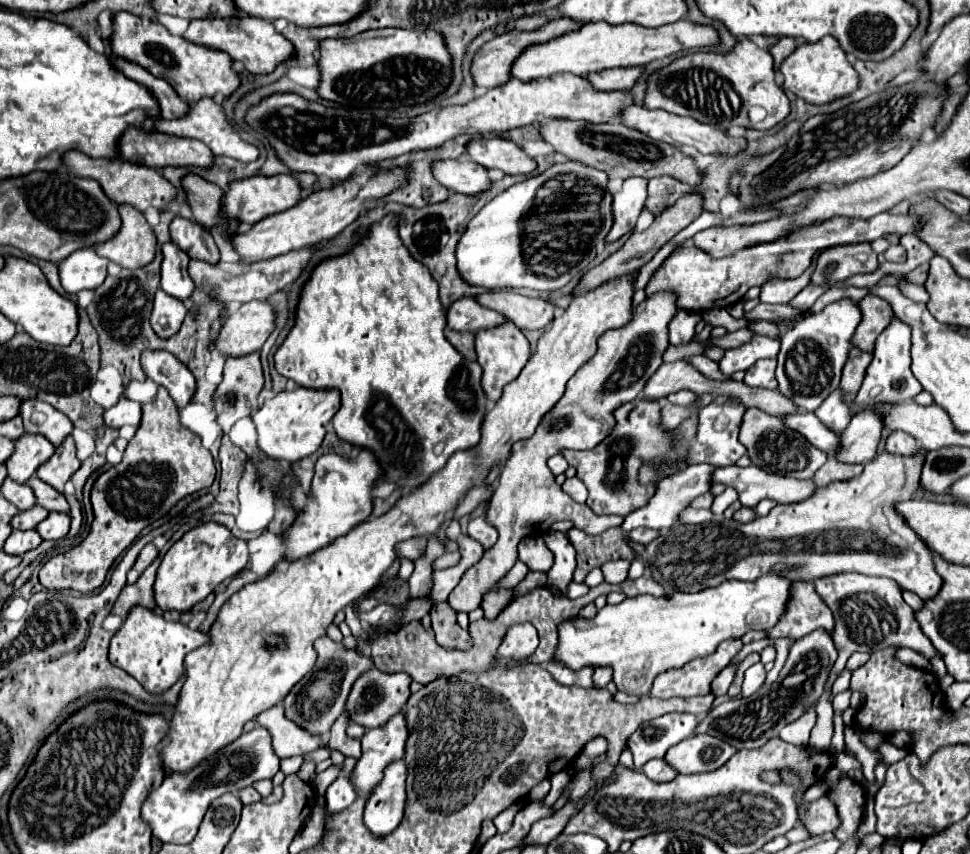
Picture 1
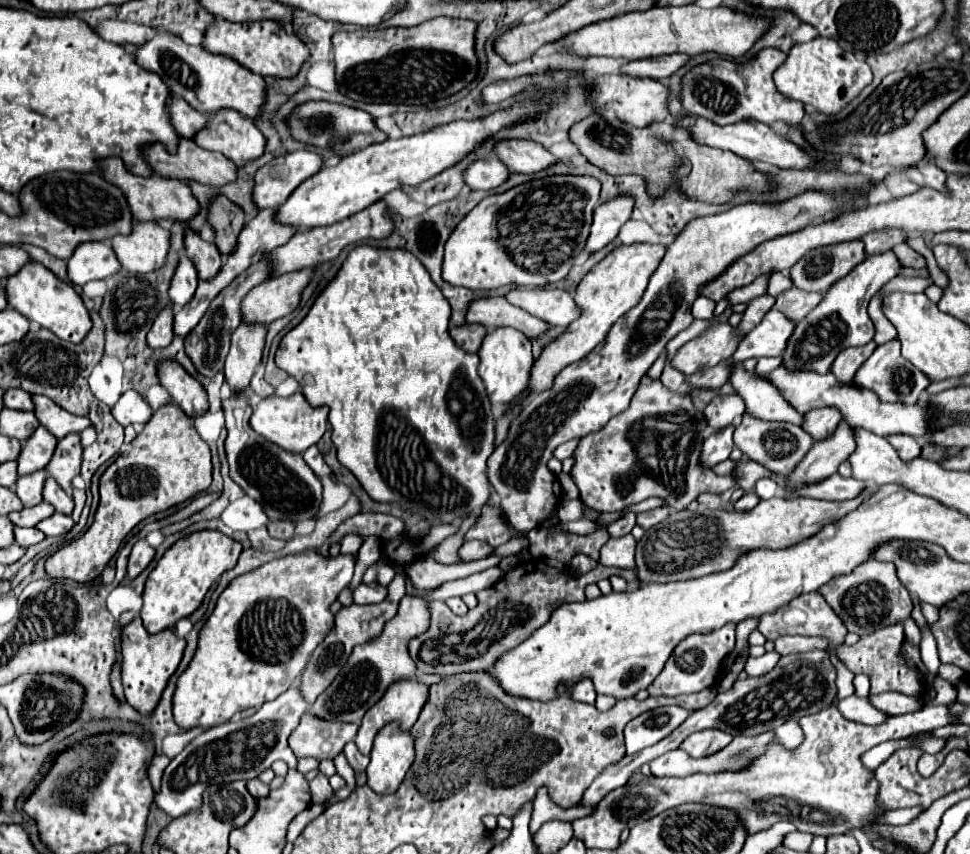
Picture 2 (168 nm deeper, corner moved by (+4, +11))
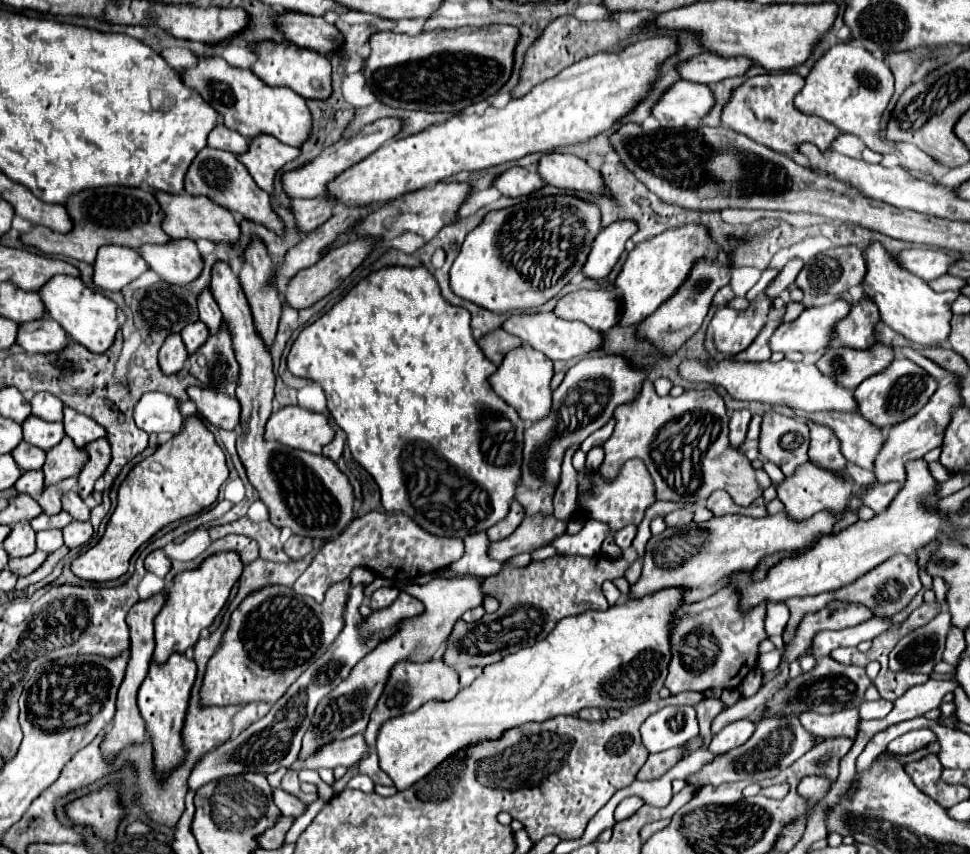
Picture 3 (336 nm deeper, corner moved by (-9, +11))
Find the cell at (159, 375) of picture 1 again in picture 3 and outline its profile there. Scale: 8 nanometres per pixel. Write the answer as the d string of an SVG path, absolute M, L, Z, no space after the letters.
M190 387L188 395L196 403L200 415L212 425L232 431L240 423L240 403L234 397L200 387Z

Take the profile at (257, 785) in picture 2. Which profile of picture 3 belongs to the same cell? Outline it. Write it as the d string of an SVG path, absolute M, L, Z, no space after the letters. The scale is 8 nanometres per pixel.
M274 791L274 801L276 801L278 809L282 811L282 815L294 817L294 819L300 817L308 809L302 801L298 801L294 795L290 795L286 791Z

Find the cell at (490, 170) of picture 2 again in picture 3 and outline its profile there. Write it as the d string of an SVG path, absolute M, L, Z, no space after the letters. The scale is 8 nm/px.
M512 167L494 181L494 187L506 197L528 197L540 191L544 185L546 183L540 179L538 173L524 167Z

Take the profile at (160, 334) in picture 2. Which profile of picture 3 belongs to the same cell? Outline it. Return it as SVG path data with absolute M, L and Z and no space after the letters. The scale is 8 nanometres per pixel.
M168 335L168 339L164 341L164 345L158 353L158 359L160 359L160 369L164 375L174 375L180 369L184 369L186 361L188 361L188 353L186 353L186 347L182 343L182 337Z

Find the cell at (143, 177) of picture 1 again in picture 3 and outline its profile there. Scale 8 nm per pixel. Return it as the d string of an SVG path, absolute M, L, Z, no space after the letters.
M158 193L156 197L166 213L164 217L164 231L172 239L208 239L214 243L226 243L226 245L236 245L240 239L240 225L236 223L236 217L228 209L220 209L214 201L208 201L208 197L192 197L192 195L168 195L168 193Z

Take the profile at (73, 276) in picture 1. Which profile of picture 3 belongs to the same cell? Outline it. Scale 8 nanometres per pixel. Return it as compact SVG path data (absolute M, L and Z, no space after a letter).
M104 245L94 263L94 285L106 291L122 291L128 283L148 271L138 249Z

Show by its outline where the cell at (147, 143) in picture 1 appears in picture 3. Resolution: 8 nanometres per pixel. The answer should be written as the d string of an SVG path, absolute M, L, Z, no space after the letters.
M204 147L198 157L194 159L188 175L186 175L186 191L194 197L204 195L208 199L212 199L214 203L218 203L224 209L230 209L234 213L240 213L244 219L254 221L264 225L266 229L274 231L276 235L284 235L284 223L282 219L276 215L276 211L270 205L270 195L264 193L250 177L248 169L228 151L220 151L220 149L212 149L212 147Z

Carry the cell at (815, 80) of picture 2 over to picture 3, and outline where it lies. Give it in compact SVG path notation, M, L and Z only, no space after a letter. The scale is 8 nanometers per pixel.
M840 43L840 45L834 45L814 65L810 75L806 77L804 89L796 95L794 105L798 111L802 111L806 115L822 117L824 121L836 125L842 133L850 133L850 135L862 139L862 143L876 153L896 155L898 159L902 159L900 161L902 167L930 173L932 166L935 165L930 156L922 150L916 149L914 145L888 141L888 139L884 139L884 135L880 135L882 115L884 115L884 109L888 107L892 95L894 95L894 77L892 77L892 71L884 65L884 61L874 57L864 47Z

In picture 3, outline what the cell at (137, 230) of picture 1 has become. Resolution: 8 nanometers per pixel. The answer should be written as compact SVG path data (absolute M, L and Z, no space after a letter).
M176 239L166 245L142 245L140 255L152 271L172 285L192 283L204 267L204 259L196 243L188 239Z

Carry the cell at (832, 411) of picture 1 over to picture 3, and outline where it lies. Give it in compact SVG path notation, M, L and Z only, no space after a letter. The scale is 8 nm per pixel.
M810 421L808 427L810 427L810 451L808 451L810 461L826 471L846 475L846 461L844 455L840 453L840 443L834 437L834 433L828 427L814 425Z

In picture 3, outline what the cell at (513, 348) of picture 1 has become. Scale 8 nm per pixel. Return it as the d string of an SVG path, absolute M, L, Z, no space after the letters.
M520 347L520 349L512 349L502 365L498 367L498 371L490 377L492 389L510 405L518 411L518 415L524 421L540 421L548 415L548 409L552 409L552 389L550 389L550 381L554 377L554 369L552 369L552 361L530 347Z

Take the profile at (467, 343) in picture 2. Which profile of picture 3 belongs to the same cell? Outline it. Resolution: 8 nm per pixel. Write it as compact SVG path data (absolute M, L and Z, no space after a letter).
M498 329L498 331L492 331L488 335L484 335L480 341L478 341L480 349L484 351L484 355L498 367L500 361L504 359L504 353L508 353L510 349L518 349L520 345L524 345L518 337L506 333L504 329Z

